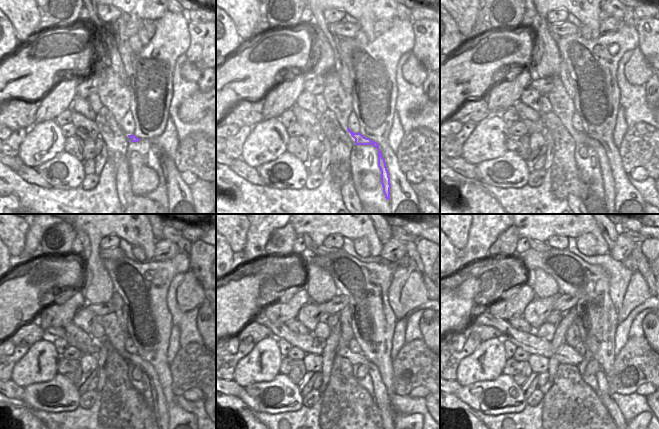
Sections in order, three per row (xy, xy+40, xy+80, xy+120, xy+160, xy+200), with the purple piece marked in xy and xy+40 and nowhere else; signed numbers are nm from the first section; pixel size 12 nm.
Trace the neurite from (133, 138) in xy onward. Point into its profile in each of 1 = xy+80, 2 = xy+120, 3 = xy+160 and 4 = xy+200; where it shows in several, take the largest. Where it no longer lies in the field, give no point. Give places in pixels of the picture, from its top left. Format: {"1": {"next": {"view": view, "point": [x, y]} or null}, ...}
{"1": {"next": {"view": "xy+80", "point": [607, 177]}}, "2": {"next": {"view": "xy+120", "point": [159, 401]}}, "3": {"next": {"view": "xy+160", "point": [381, 397]}}, "4": {"next": {"view": "xy+200", "point": [529, 342]}}}

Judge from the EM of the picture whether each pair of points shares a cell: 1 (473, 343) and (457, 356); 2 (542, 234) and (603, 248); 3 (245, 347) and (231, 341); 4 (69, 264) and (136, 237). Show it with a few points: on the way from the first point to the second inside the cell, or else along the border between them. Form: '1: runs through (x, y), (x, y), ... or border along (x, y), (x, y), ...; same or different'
1: runs through (469, 347), (466, 352), (461, 354); same
2: runs through (559, 228), (590, 228), (593, 231); same
3: border along (240, 342), (235, 353), (226, 355); different
4: border along (81, 262), (82, 270); different

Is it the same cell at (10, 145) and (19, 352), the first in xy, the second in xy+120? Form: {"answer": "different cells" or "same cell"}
{"answer": "same cell"}

